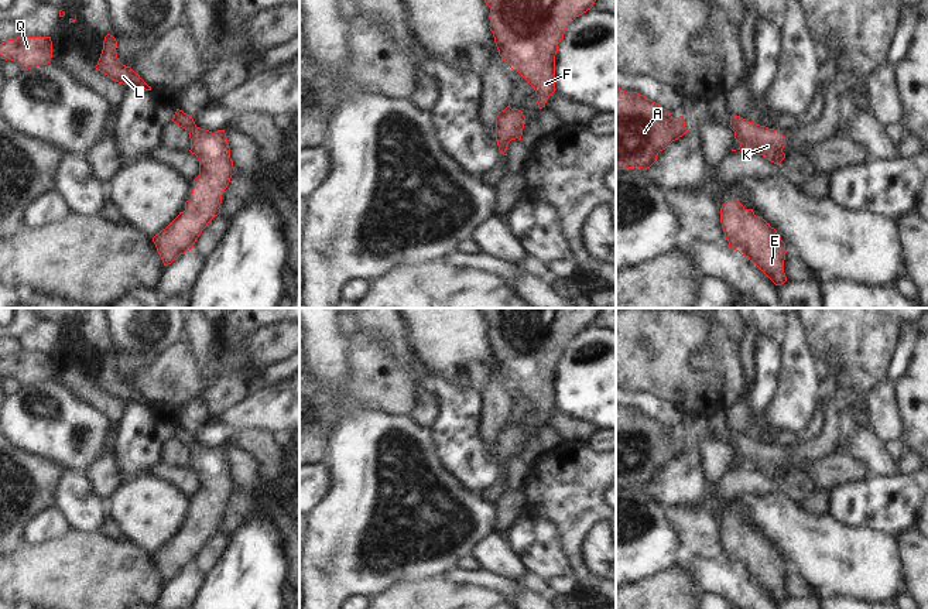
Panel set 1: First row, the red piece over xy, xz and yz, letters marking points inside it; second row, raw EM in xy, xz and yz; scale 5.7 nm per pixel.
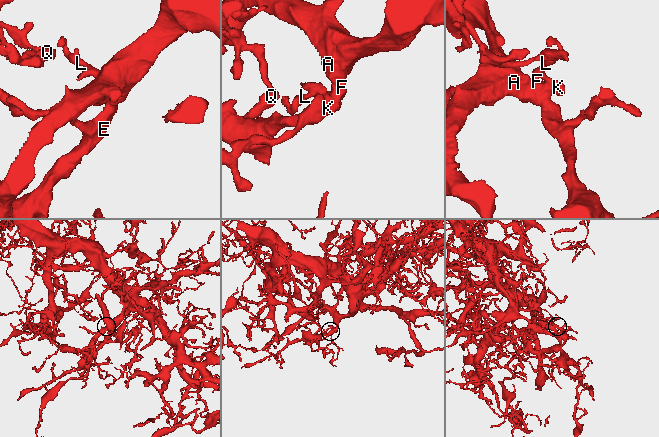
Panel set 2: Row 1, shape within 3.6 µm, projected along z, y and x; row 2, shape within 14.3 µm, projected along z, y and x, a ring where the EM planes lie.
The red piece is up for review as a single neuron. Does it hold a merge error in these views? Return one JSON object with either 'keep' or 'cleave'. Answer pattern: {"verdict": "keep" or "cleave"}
{"verdict": "keep"}

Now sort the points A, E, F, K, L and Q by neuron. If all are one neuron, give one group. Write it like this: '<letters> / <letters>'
A E F K L Q

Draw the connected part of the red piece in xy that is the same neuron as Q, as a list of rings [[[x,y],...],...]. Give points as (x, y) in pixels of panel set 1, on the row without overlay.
[[[18,352],[0,360],[1,376],[14,377],[21,387],[48,382],[52,374],[51,353]]]

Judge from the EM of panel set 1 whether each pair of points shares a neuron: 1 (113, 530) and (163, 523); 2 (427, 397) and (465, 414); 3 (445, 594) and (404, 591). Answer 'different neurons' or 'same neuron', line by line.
1: different neurons
2: different neurons
3: same neuron

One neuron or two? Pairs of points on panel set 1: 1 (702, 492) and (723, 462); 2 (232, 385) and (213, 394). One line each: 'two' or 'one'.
1: two
2: one

